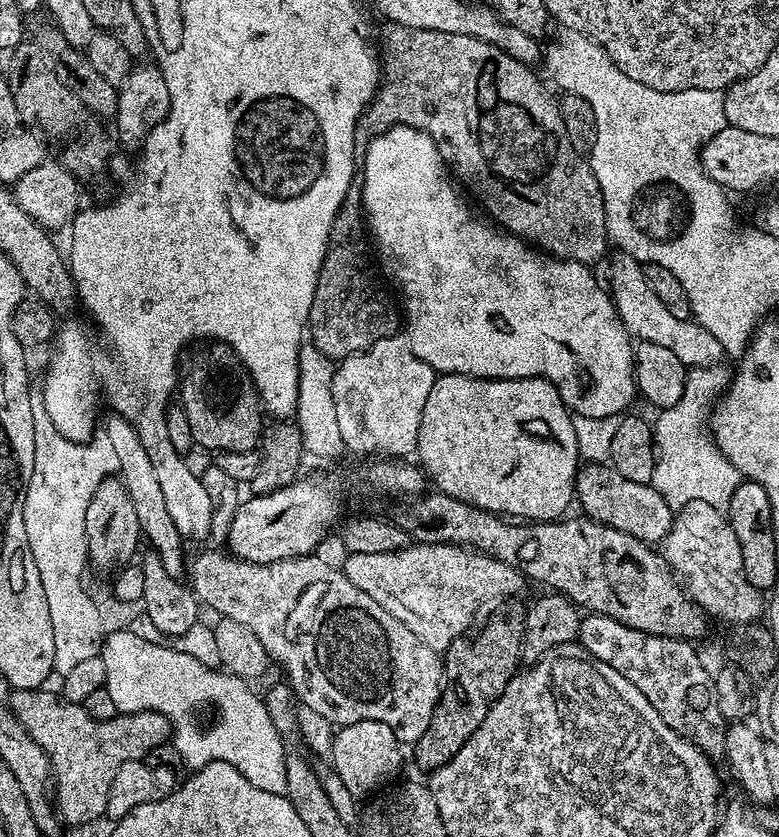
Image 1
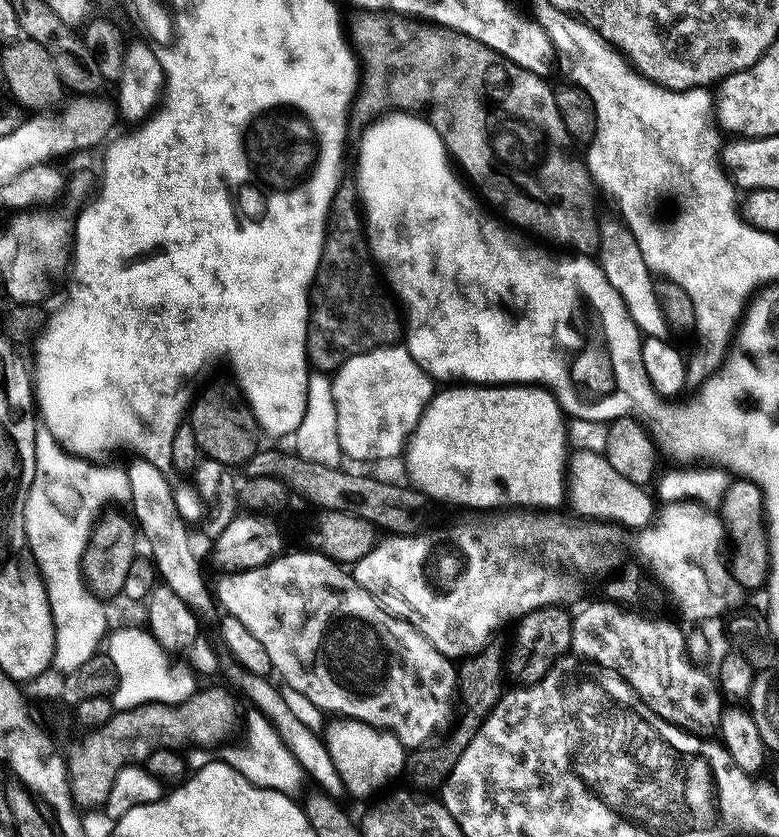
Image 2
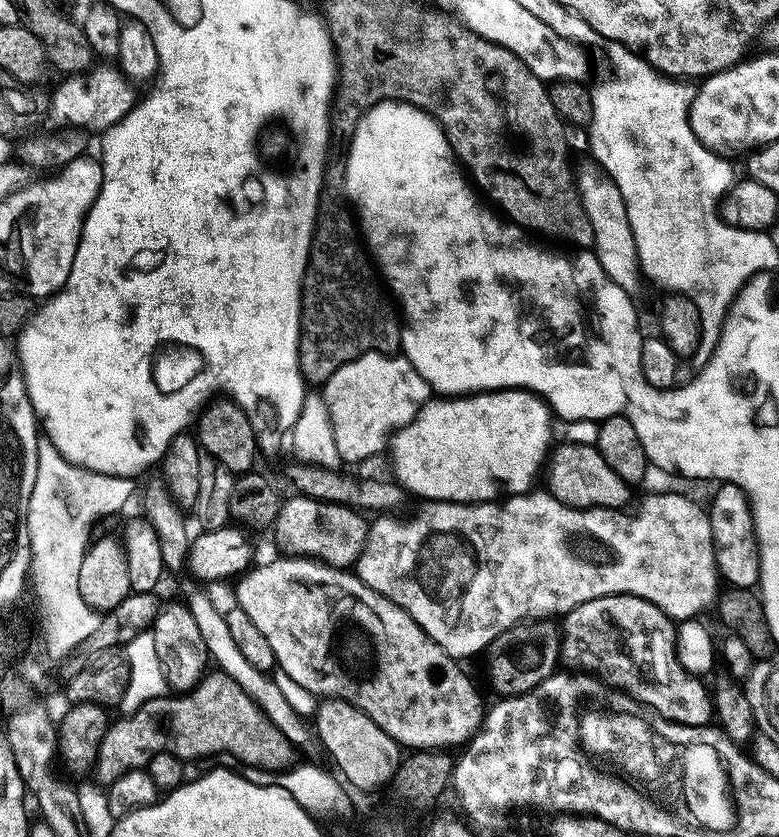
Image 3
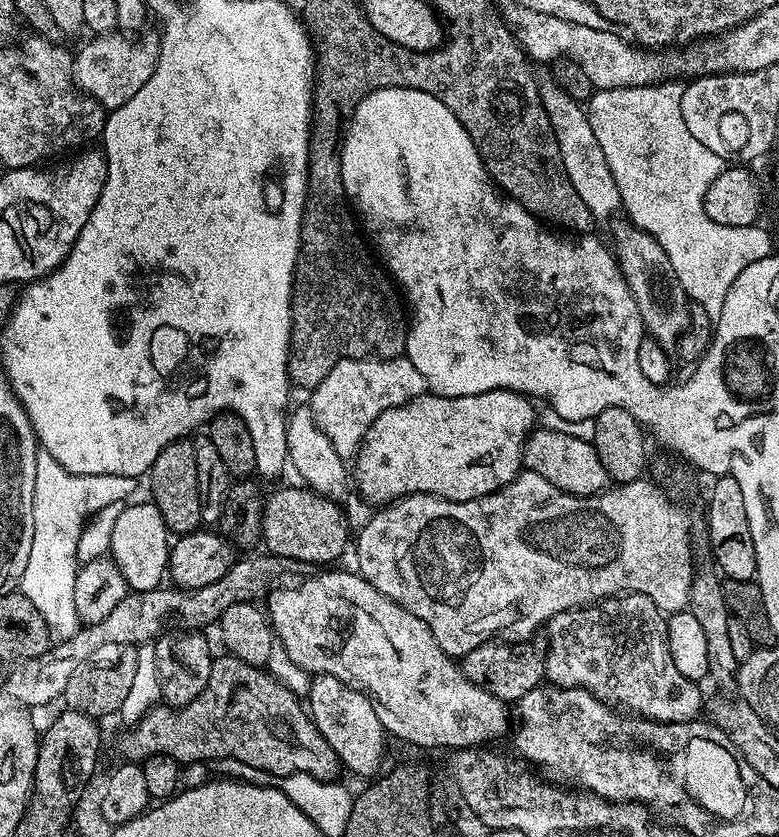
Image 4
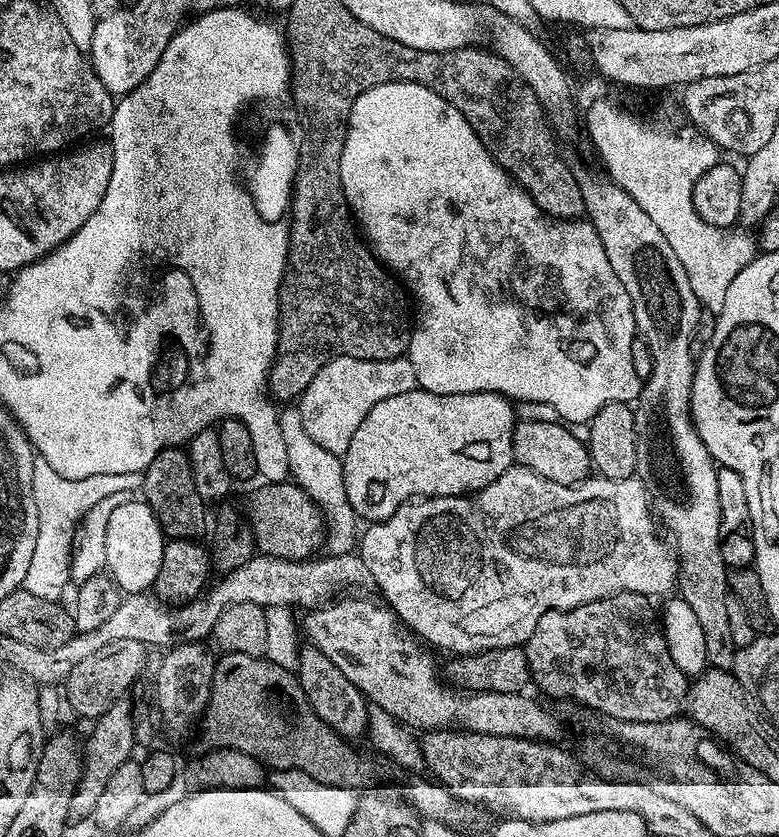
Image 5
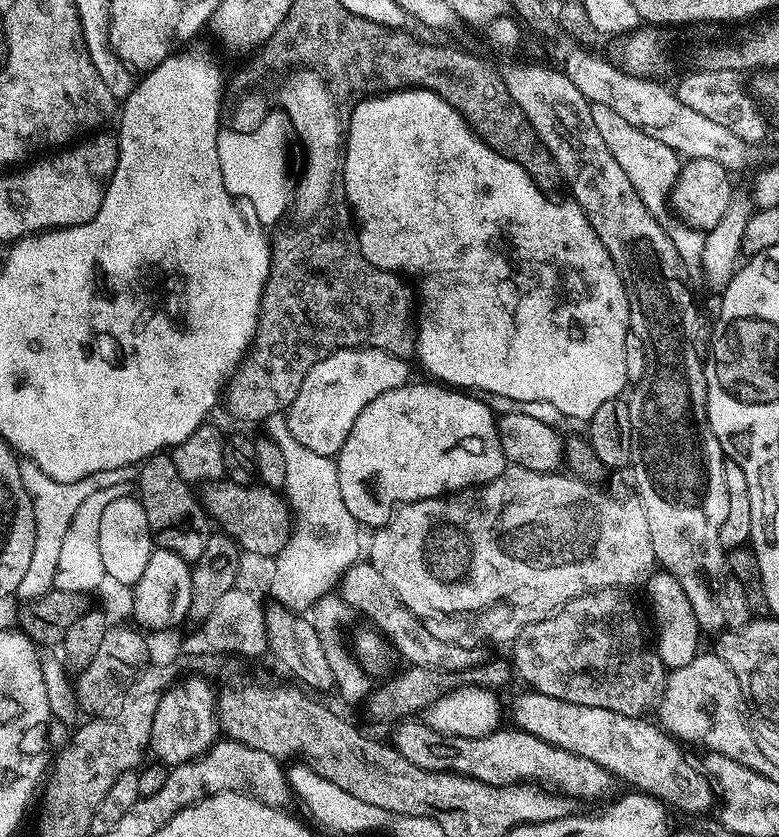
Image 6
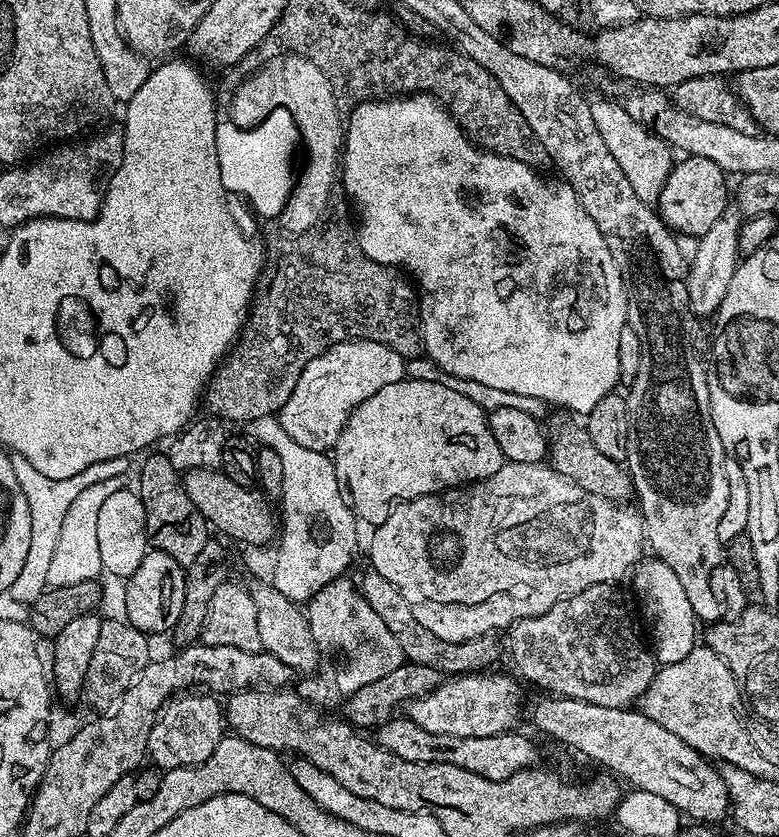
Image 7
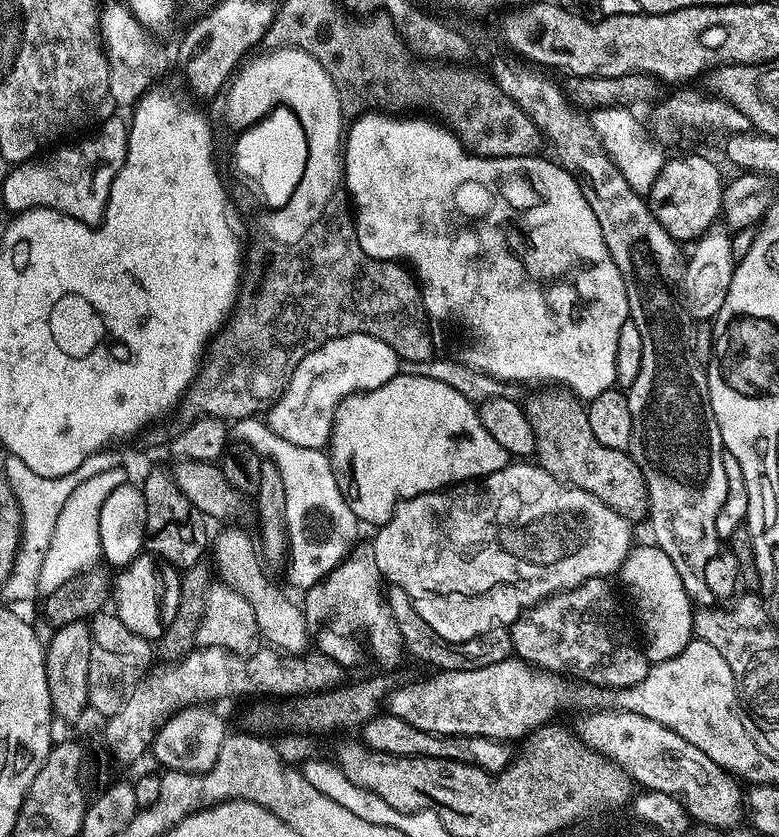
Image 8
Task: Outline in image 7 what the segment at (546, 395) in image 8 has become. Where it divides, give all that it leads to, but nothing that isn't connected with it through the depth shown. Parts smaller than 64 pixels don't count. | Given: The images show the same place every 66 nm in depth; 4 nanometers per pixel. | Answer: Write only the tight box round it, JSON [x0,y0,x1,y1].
[548,419,634,502]

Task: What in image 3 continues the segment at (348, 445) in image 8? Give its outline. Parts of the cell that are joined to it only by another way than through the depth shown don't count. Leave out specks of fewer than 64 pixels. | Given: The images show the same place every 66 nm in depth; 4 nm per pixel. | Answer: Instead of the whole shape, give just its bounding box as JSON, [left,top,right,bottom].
[390,388,554,504]

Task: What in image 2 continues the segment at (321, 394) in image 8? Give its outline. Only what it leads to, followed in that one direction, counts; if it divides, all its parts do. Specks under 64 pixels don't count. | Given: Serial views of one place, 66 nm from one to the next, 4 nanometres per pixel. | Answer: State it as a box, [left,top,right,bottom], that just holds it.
[331,346,434,461]

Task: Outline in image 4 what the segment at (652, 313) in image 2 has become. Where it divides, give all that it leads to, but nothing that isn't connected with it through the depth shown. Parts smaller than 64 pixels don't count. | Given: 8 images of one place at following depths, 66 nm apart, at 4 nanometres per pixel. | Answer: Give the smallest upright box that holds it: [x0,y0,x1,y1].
[539,79,621,221]

